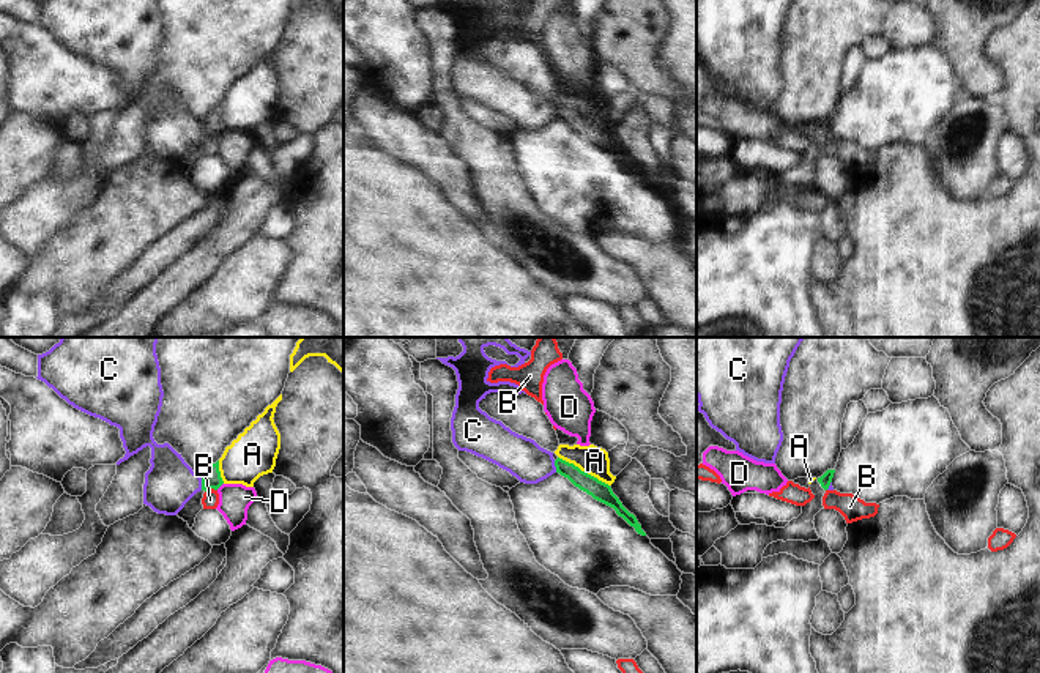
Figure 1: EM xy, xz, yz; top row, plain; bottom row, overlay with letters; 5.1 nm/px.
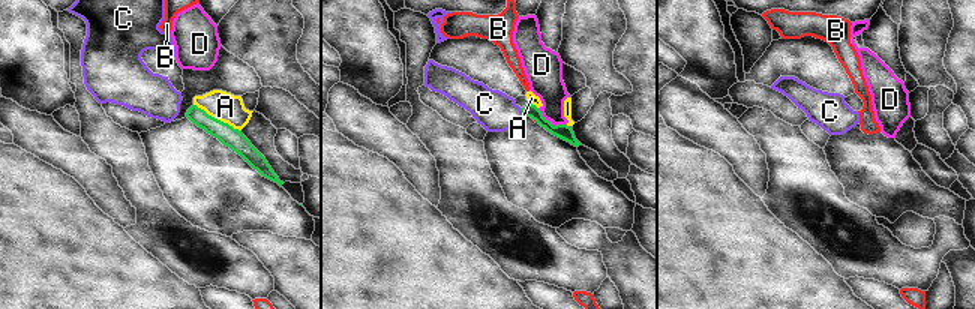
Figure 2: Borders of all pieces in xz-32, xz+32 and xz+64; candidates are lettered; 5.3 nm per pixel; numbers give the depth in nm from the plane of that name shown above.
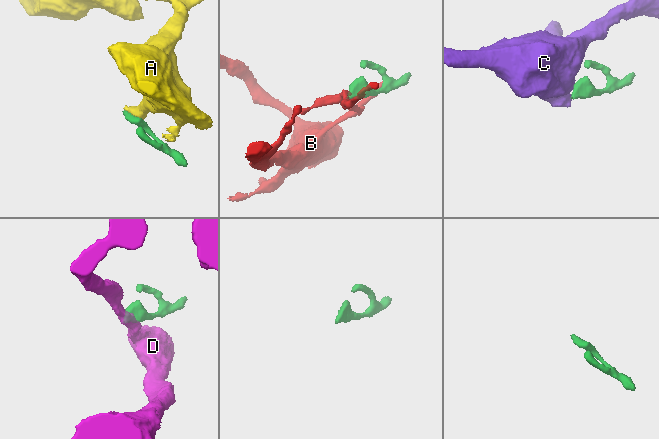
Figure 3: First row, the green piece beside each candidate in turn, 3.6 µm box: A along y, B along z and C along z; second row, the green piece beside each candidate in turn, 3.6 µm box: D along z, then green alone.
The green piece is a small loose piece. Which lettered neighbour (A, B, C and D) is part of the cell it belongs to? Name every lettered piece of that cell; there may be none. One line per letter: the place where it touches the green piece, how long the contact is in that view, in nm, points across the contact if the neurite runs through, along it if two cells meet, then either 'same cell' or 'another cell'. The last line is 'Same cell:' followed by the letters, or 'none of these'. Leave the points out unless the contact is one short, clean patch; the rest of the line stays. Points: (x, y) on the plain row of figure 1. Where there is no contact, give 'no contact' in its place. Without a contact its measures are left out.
A: xz (583, 118) | 300 nm | along xz (558, 103), (609, 133) | another cell
B: xy (210, 136) | 70 nm | along xy (216, 136), (205, 139) | another cell
C: xy (202, 130) | 70 nm | along xy (200, 123), (202, 136) | another cell
D: xy (219, 133) | 50 nm | along xy (222, 130), (216, 136) | another cell
Same cell: none of these

